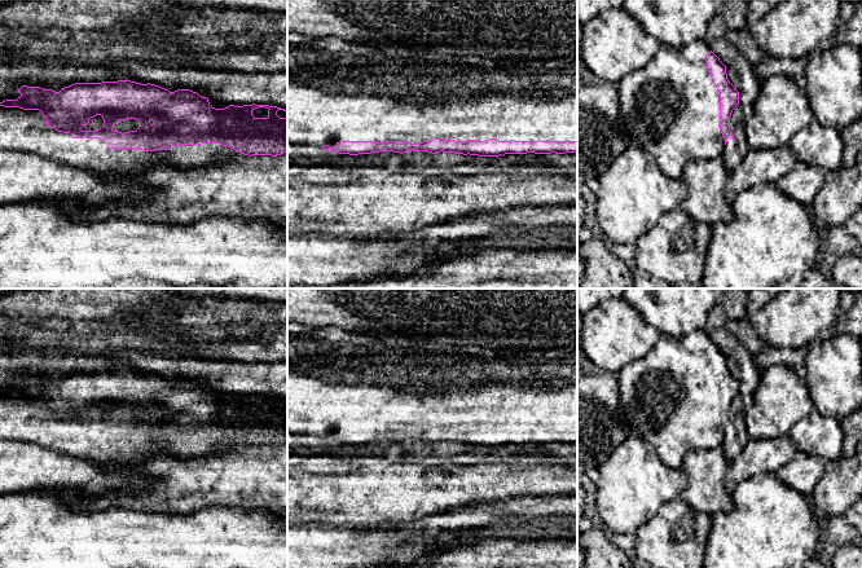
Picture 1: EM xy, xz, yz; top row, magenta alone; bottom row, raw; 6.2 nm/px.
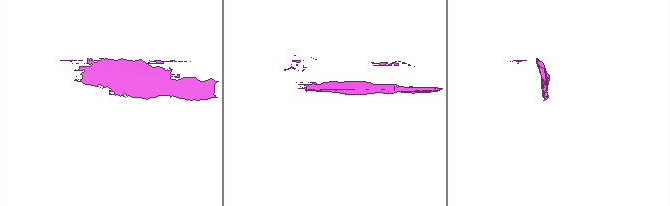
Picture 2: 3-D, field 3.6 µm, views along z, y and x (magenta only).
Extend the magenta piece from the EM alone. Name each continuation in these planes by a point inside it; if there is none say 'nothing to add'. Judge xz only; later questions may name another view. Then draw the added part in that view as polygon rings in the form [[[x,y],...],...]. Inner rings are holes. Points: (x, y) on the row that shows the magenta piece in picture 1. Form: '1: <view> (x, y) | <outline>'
1: xz (338, 91) | [[[287,32],[287,144],[334,147],[339,141],[406,141],[419,144],[434,138],[456,141],[577,141],[577,56],[555,60],[483,60],[479,56],[445,56],[432,49],[373,47],[343,39],[316,39]]]

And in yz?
1: yz (671, 108) | [[[704,40],[683,48],[661,44],[643,69],[616,84],[620,110],[633,144],[650,154],[670,179],[681,179],[691,160],[720,157],[726,146],[720,131],[720,96],[704,60],[709,52]]]

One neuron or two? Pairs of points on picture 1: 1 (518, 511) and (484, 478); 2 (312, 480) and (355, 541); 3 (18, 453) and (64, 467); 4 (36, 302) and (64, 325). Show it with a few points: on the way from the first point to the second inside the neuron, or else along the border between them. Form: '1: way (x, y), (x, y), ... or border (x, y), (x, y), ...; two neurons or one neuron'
1: border (536, 494), (523, 494), (510, 500), (476, 503); two neurons
2: border (315, 522), (356, 527), (359, 529); two neurons
3: way (30, 465), (52, 467); one neuron
4: border (86, 320), (43, 318), (33, 325); two neurons

